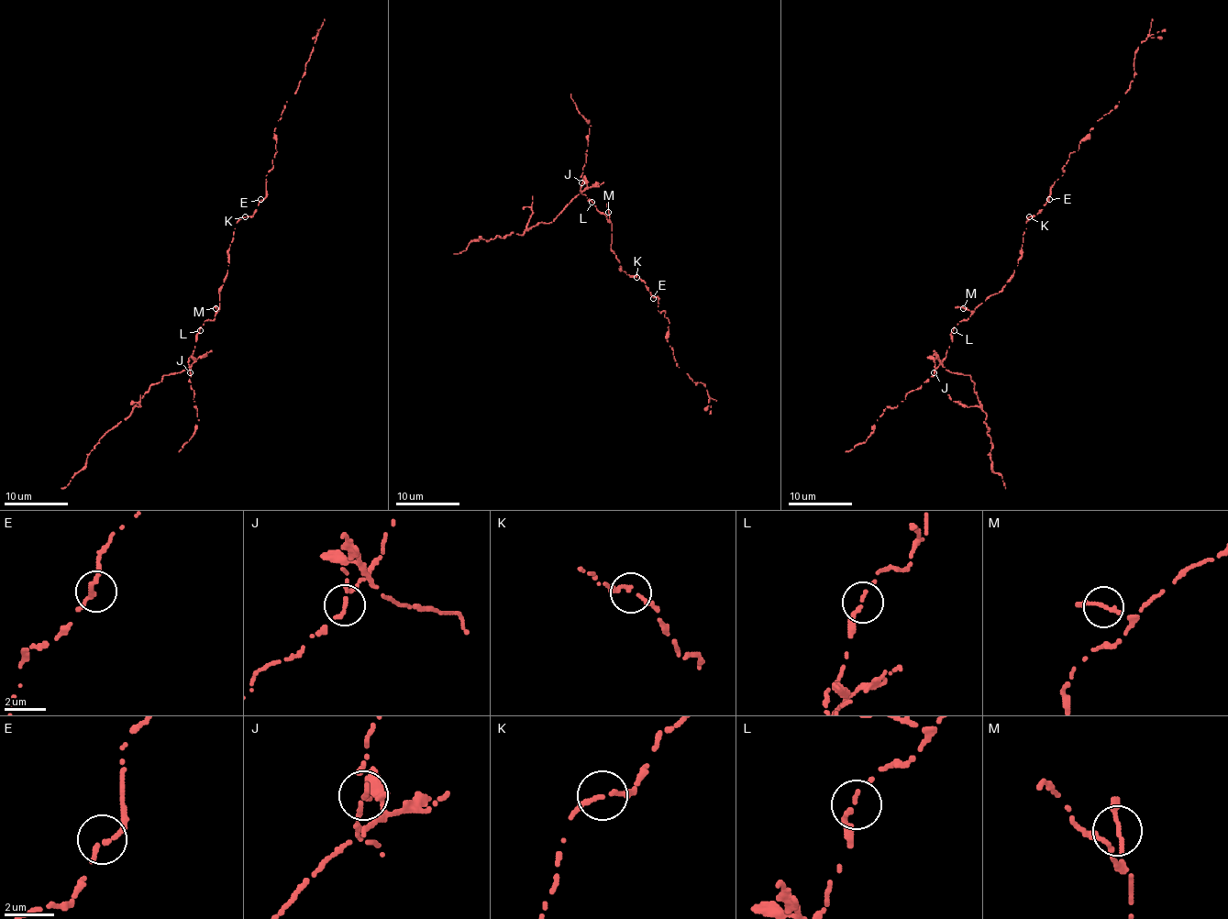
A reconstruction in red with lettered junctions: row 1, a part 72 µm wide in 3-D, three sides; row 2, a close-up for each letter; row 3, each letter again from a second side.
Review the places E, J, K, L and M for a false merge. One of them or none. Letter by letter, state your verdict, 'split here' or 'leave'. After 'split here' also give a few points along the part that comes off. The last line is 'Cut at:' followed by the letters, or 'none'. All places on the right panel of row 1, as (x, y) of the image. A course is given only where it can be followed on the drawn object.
E: leave
J: split here | (934, 372), (937, 359), (950, 372), (968, 375), (974, 383), (990, 437), (992, 470), (1001, 476), (1005, 487)
K: leave
L: leave
M: leave
Cut at: J

